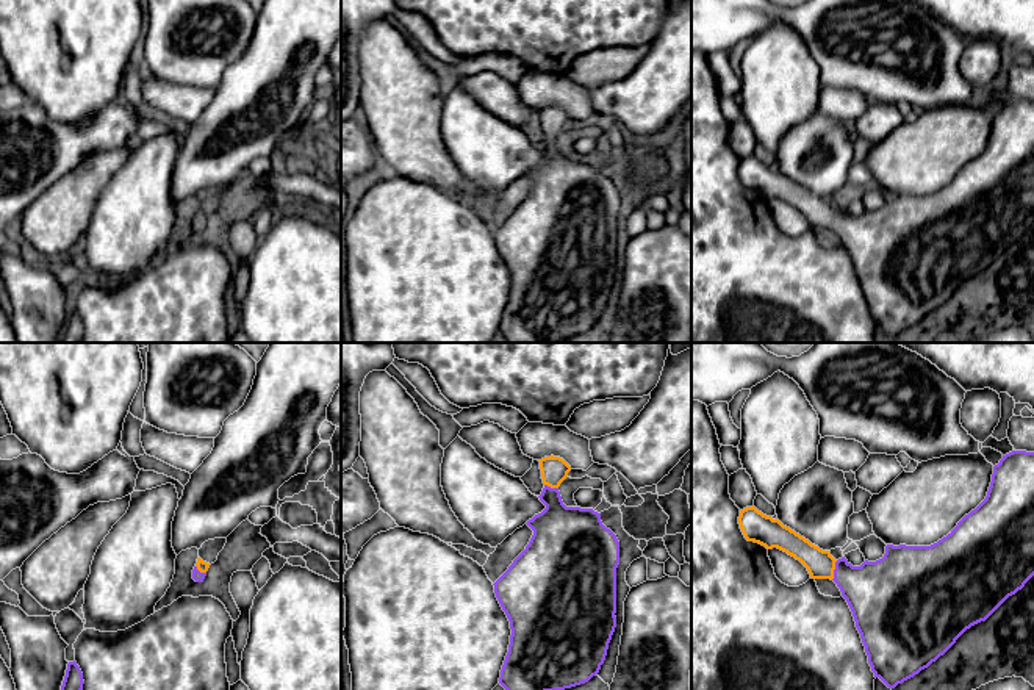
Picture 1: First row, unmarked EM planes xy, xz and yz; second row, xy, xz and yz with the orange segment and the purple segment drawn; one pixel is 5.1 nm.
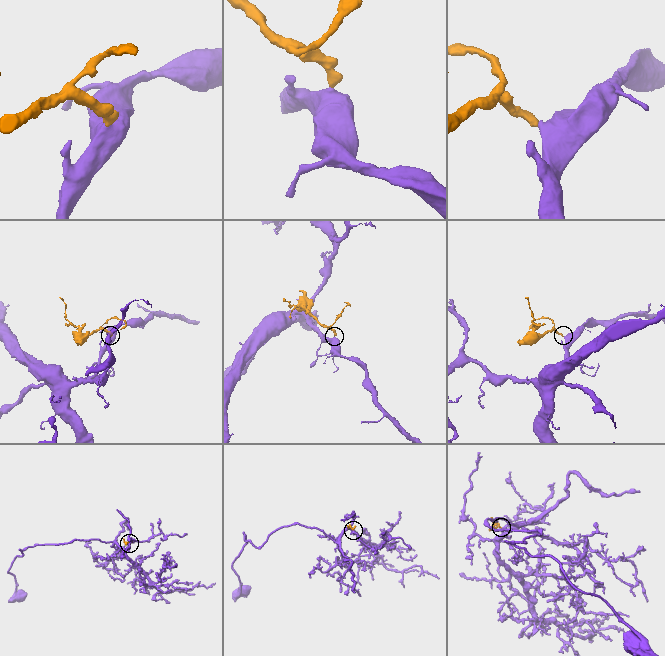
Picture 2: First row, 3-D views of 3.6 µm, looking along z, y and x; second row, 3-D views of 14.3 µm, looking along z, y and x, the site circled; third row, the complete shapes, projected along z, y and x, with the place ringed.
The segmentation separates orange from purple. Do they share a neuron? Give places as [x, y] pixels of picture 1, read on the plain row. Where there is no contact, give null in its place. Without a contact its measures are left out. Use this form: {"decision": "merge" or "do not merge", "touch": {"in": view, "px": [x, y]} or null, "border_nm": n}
{"decision": "merge", "touch": {"in": "yz", "px": [832, 219]}, "border_nm": 110}

